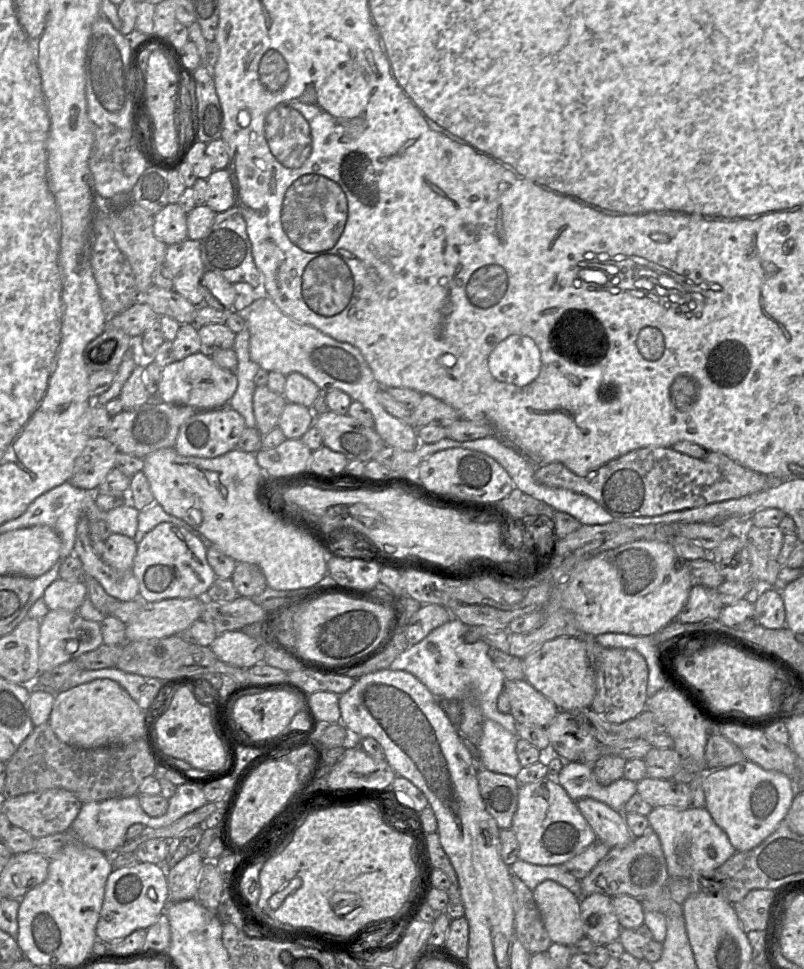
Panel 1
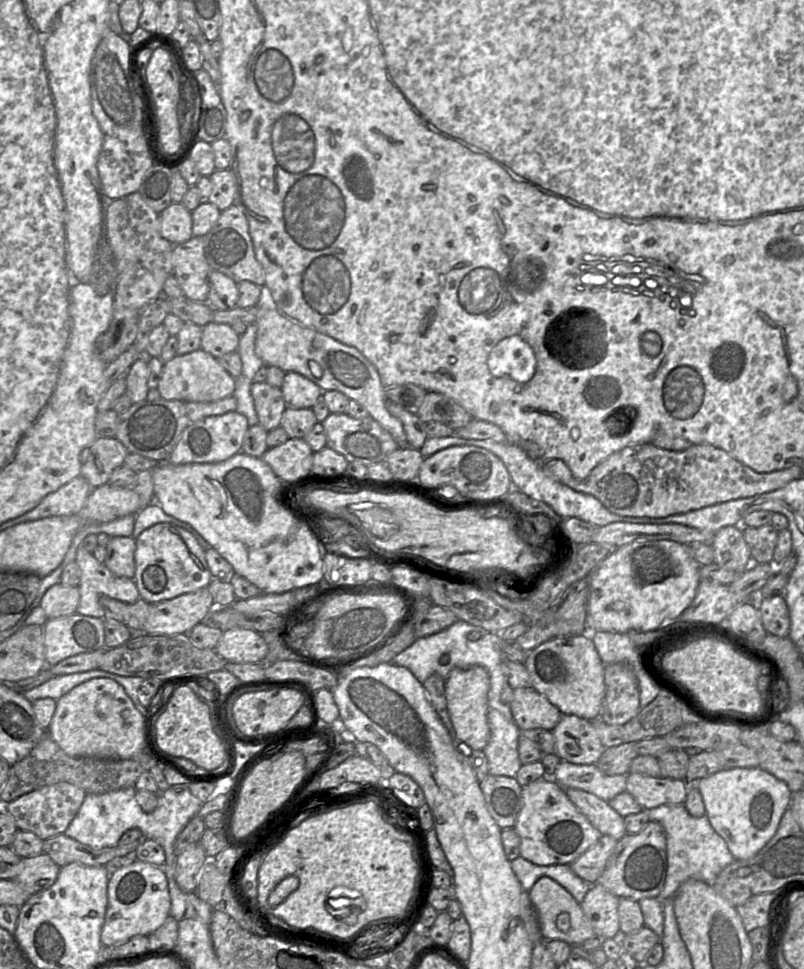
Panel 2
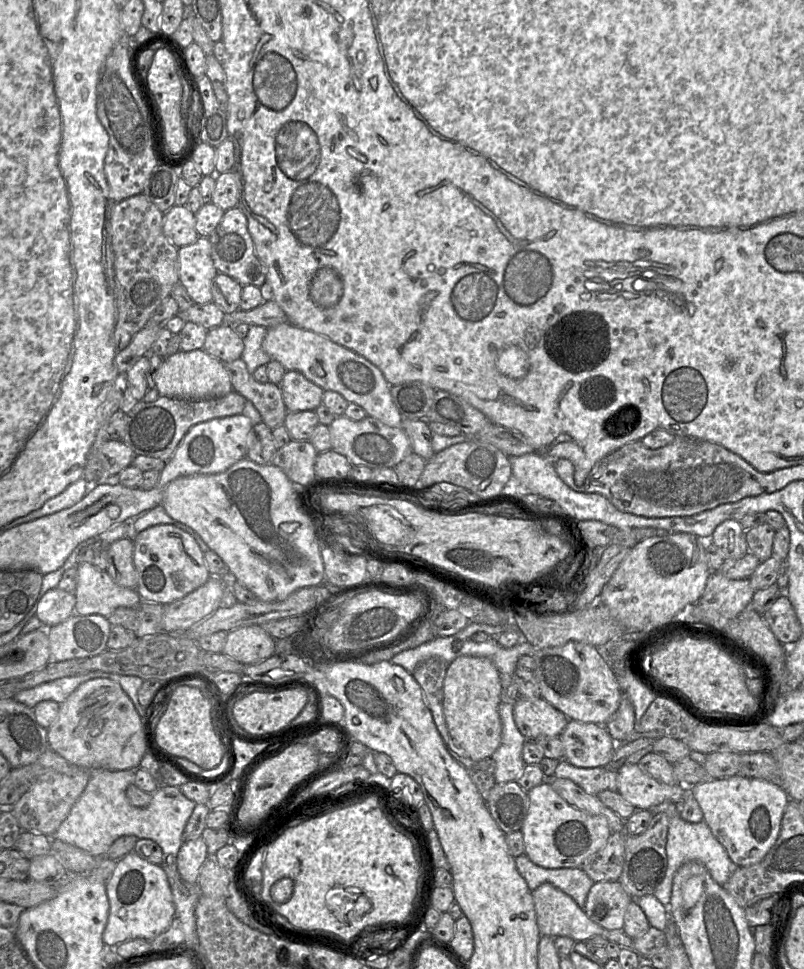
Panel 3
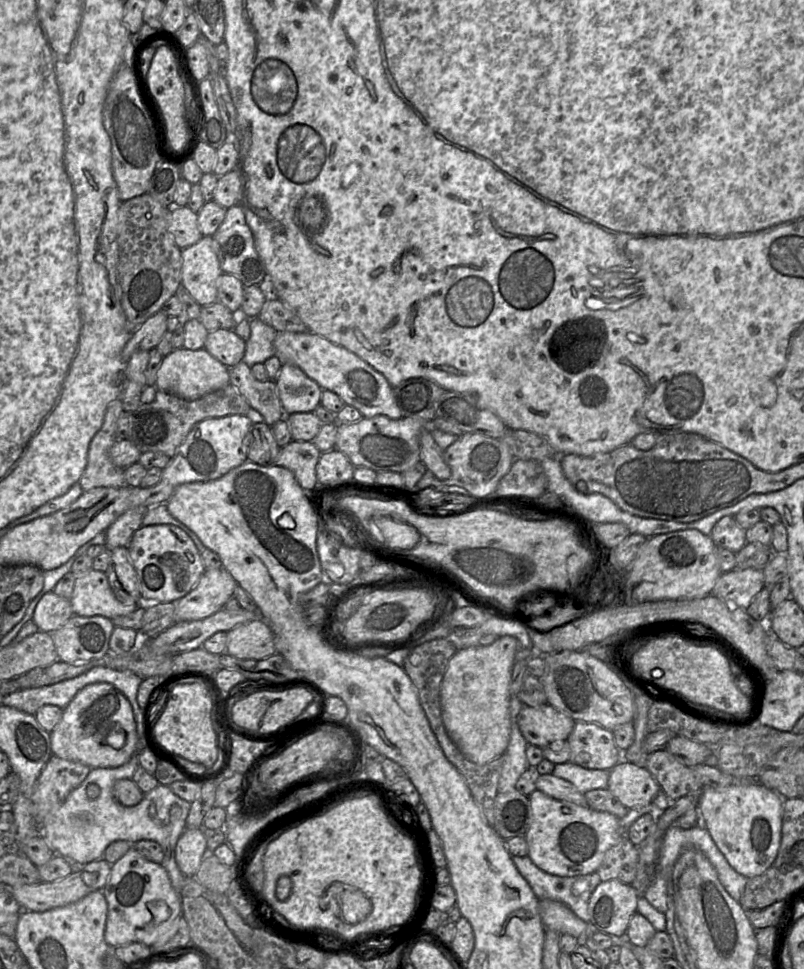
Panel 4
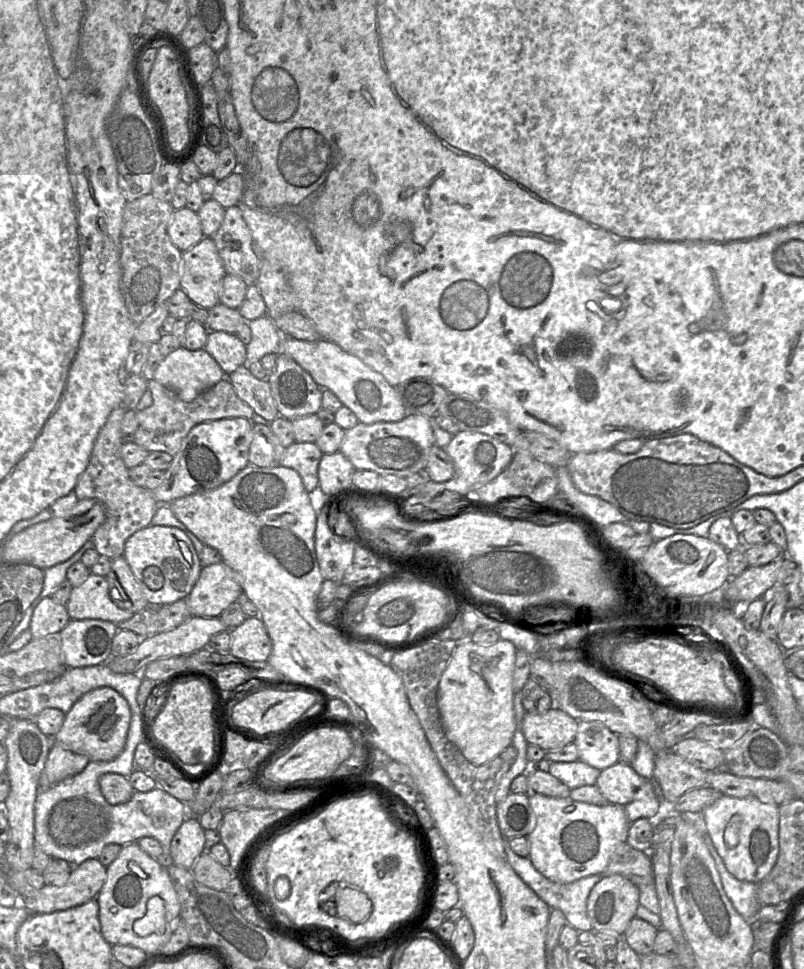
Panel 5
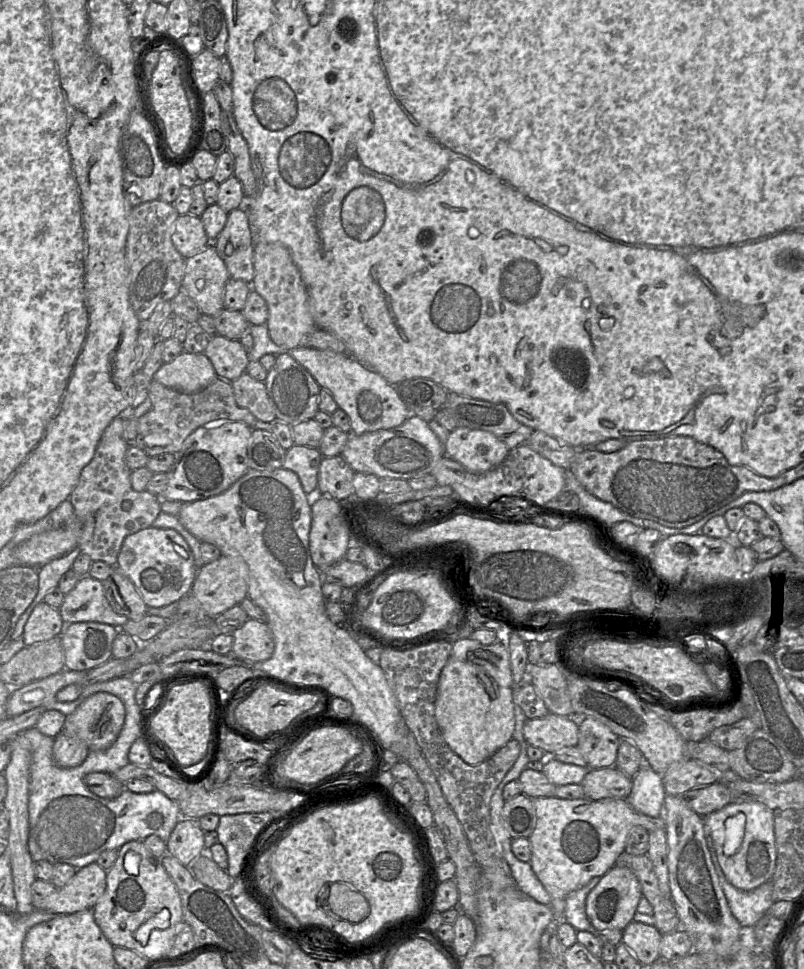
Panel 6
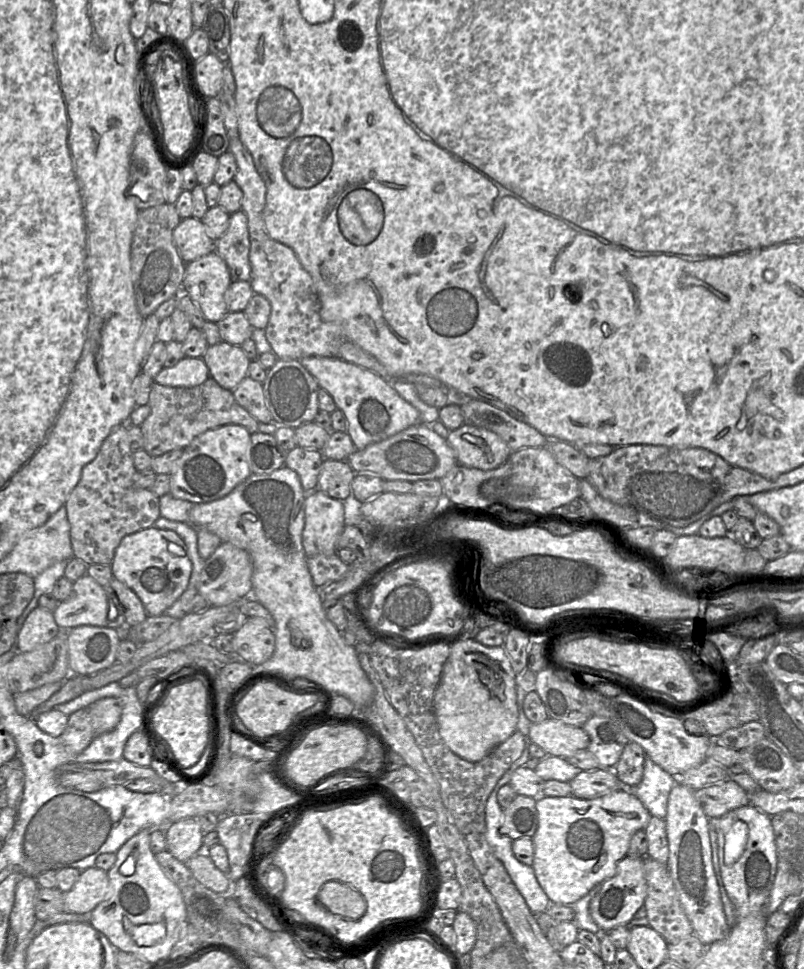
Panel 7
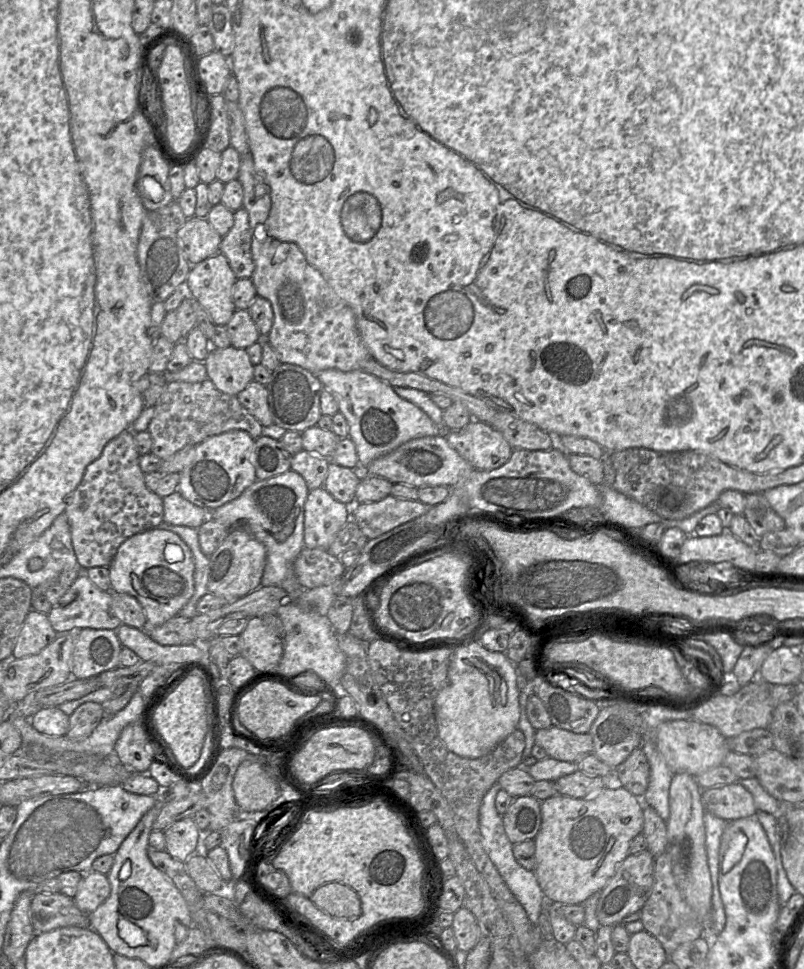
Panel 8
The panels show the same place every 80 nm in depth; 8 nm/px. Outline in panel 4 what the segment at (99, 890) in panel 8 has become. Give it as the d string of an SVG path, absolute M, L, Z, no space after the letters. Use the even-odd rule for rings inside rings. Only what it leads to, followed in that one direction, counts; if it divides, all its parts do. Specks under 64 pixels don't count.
M103 858L88 864L73 864L73 872L63 879L12 887L11 893L23 910L45 912L77 902L94 891L102 890L110 877L111 867L112 865Z

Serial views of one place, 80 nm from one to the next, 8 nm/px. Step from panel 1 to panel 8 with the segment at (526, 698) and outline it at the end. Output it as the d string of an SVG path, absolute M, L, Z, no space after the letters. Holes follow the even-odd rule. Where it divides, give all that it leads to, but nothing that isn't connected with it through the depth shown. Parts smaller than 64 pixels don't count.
M553 725L536 730L535 743L545 750L548 757L559 761L574 762L578 757L593 753L590 733L577 734Z

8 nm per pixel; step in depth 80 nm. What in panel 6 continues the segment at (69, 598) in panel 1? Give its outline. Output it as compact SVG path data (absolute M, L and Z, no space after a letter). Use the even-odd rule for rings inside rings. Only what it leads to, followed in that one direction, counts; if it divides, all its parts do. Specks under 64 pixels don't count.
M41 601L33 609L25 626L22 639L25 646L59 637L65 623L58 609Z

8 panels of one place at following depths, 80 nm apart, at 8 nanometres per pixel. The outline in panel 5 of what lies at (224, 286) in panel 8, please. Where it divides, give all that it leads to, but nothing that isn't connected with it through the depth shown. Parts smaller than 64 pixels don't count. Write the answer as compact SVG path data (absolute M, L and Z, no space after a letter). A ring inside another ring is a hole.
M212 237L203 239L187 251L182 251L181 288L196 305L207 310L220 302L220 285L226 275L223 261L219 256Z

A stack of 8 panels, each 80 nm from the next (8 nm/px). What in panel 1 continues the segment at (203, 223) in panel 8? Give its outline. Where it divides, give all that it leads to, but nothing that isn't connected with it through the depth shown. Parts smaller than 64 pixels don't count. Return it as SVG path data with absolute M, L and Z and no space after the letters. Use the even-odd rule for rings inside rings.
M169 203L154 216L154 235L167 245L188 238L187 213L178 203Z

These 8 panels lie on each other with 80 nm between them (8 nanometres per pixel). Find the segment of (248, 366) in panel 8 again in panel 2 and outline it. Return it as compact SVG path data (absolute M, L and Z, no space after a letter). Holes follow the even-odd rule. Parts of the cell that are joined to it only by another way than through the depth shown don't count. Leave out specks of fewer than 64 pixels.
M211 322L202 328L201 349L215 358L236 352L240 336L231 325Z

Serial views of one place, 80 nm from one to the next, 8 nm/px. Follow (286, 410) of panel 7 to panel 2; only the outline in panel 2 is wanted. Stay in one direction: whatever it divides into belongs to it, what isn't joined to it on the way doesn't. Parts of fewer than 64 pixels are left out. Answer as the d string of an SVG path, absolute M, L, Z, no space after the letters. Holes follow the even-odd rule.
M285 372L281 391L287 406L302 409L312 408L322 397L323 390L296 372Z

